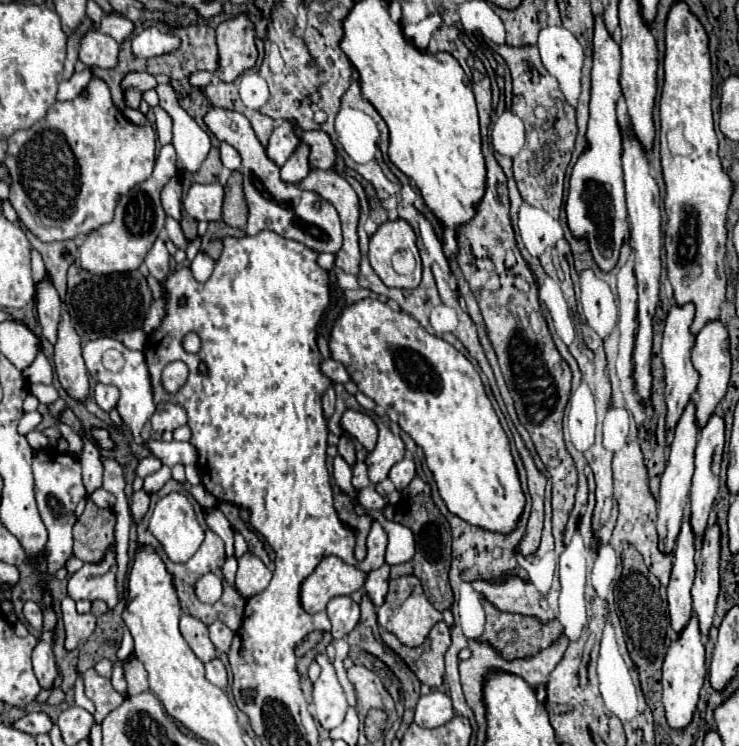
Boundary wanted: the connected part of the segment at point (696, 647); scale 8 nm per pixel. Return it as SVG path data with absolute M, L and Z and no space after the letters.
M692 614L686 628L676 634L672 640L664 664L662 664L662 686L664 686L664 708L666 708L666 720L672 728L684 728L690 724L692 714L696 710L696 702L700 696L700 688L704 682L704 644L698 630L698 618Z

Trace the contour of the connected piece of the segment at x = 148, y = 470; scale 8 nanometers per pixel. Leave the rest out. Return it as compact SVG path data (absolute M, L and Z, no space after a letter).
M146 456L146 458L142 458L142 460L138 462L134 474L140 476L140 478L146 478L148 474L154 474L160 466L162 466L162 462L160 462L158 458L154 458L154 456Z

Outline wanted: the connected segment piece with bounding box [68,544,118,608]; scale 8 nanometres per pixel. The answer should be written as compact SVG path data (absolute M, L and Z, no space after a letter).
M112 544L100 562L88 562L68 578L68 596L74 600L104 600L108 608L114 608L118 602L116 570L116 546Z

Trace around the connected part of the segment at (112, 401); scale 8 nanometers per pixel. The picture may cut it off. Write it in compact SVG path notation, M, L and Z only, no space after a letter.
M96 384L96 388L94 388L94 396L96 396L98 406L100 406L104 412L110 412L110 410L116 406L116 402L118 402L120 392L118 392L118 388L116 388L116 386Z

